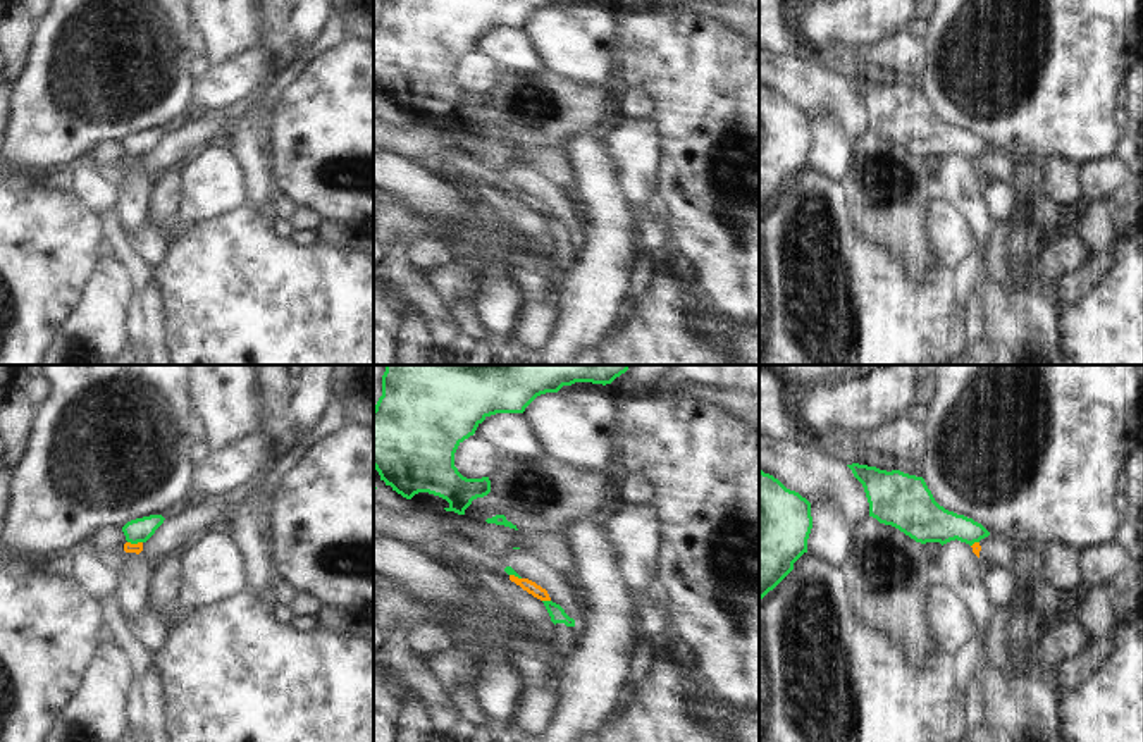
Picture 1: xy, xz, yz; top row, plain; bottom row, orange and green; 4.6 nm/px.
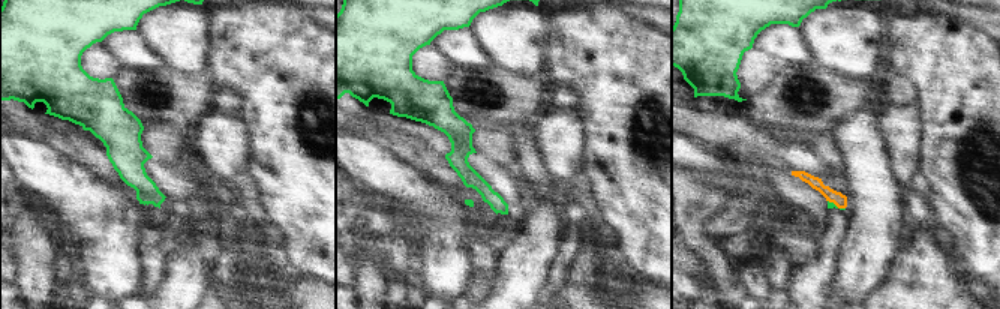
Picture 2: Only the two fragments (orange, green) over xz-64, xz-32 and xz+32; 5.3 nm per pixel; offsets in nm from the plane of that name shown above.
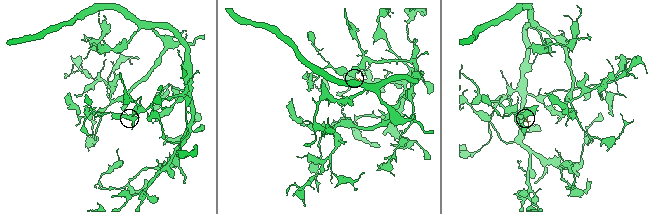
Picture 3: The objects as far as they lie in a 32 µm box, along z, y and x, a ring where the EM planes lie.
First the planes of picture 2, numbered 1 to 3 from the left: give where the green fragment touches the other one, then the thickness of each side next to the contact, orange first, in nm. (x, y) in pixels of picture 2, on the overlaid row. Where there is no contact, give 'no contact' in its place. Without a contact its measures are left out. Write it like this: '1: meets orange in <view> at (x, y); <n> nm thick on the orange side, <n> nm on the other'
1: no contact
2: no contact
3: meets orange in xz+32 at (837, 206); 70 nm thick on the orange side, 30 nm on the other

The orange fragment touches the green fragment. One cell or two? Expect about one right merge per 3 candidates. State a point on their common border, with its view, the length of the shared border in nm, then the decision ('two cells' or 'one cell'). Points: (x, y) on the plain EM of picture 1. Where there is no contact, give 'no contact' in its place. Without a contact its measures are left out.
xy (135, 159) | 70 nm | two cells

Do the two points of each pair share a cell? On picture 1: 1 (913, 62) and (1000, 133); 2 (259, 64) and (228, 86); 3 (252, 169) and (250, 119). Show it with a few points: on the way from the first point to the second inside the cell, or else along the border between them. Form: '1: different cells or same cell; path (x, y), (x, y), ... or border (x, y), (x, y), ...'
1: different cells; border (925, 40), (925, 68), (920, 74)
2: same cell; path (252, 71), (234, 80)
3: same cell; path (252, 157), (250, 131)

